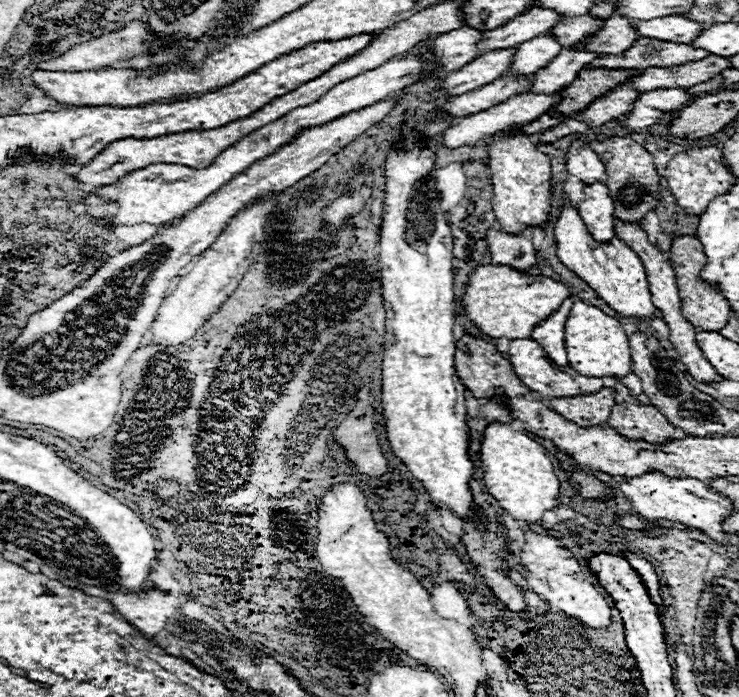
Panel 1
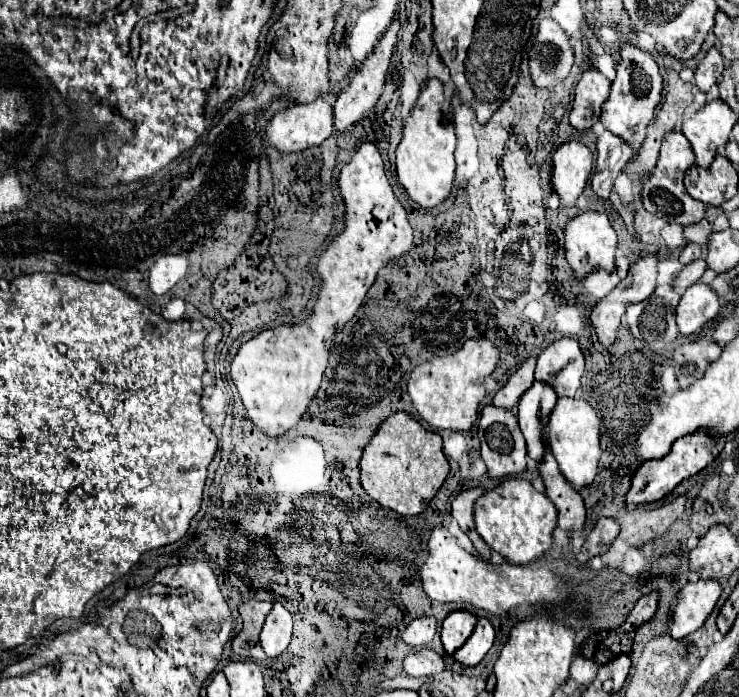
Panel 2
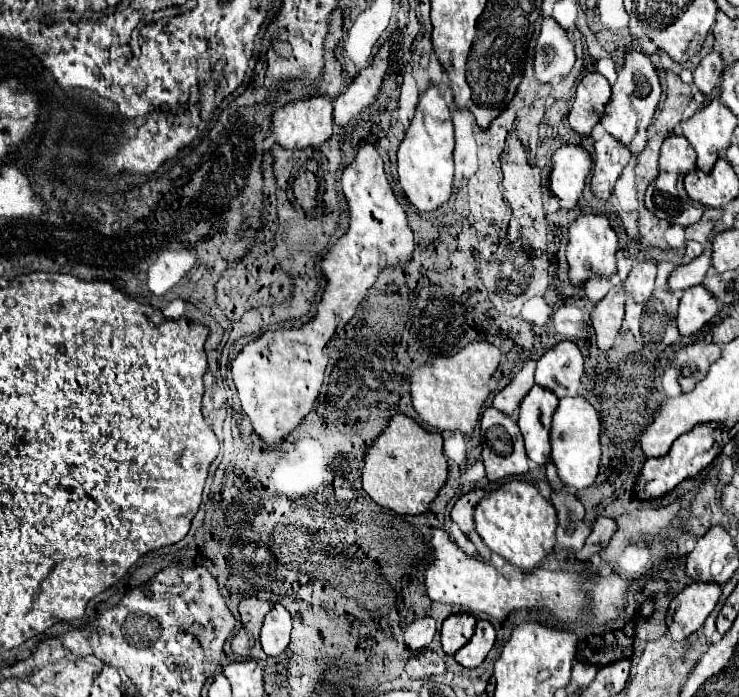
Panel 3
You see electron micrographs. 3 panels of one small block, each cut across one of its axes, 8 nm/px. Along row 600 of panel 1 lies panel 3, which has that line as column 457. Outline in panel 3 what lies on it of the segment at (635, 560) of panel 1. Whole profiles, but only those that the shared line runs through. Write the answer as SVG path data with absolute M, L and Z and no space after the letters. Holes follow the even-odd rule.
M478 620L476 632L470 642L456 652L456 662L464 668L478 668L496 642L496 630L488 620Z

